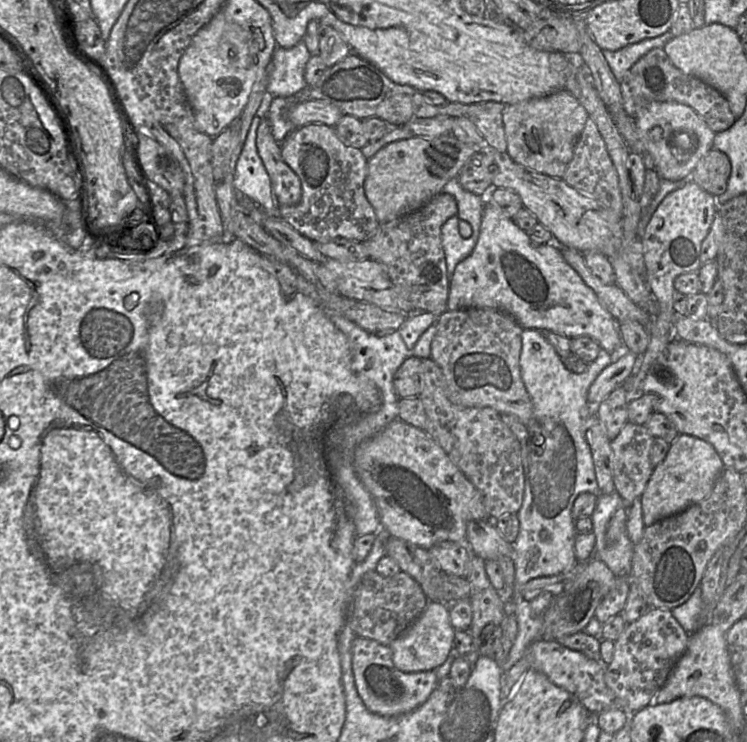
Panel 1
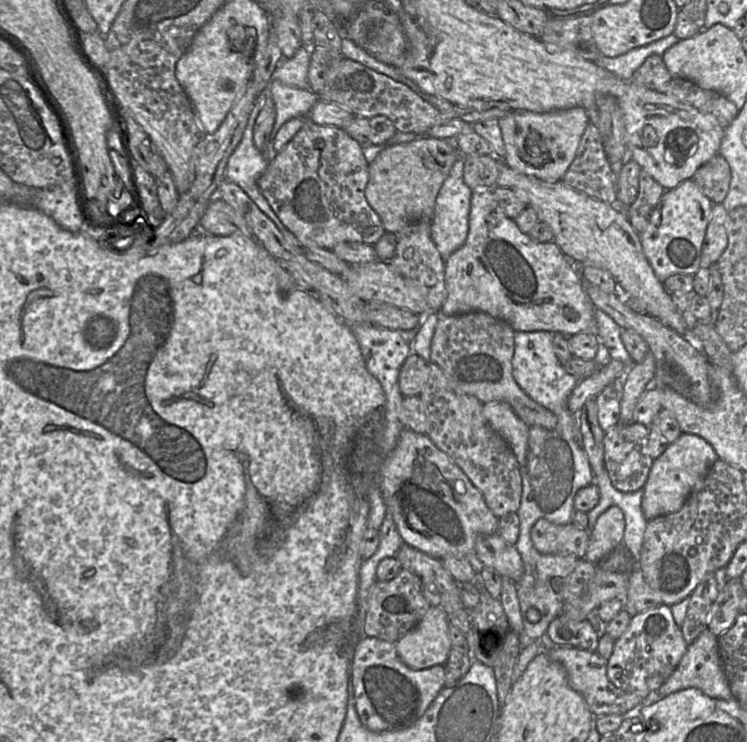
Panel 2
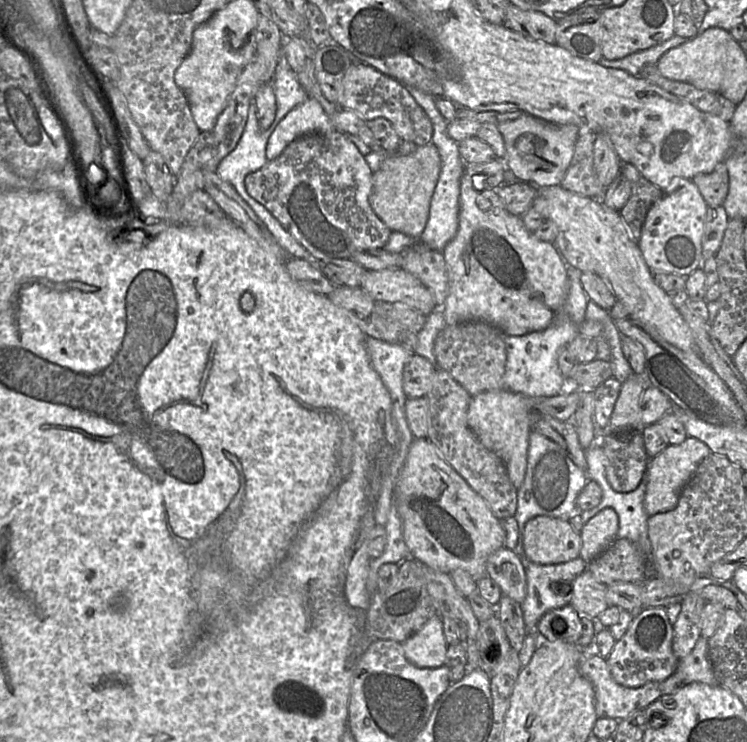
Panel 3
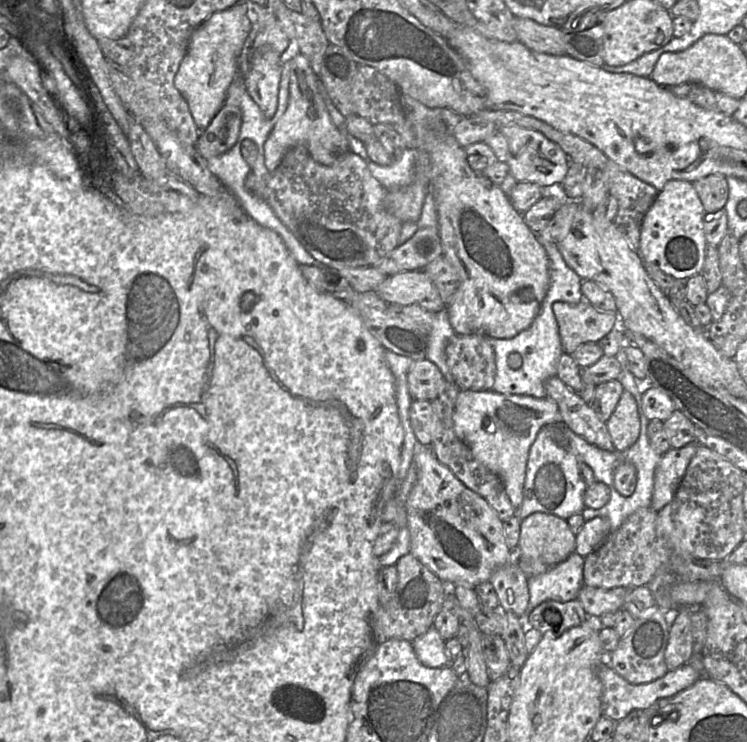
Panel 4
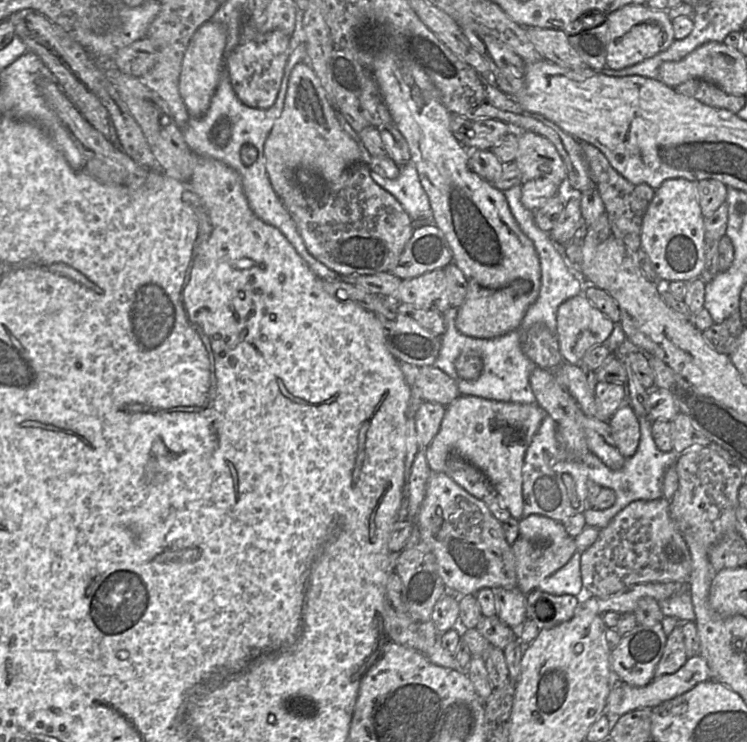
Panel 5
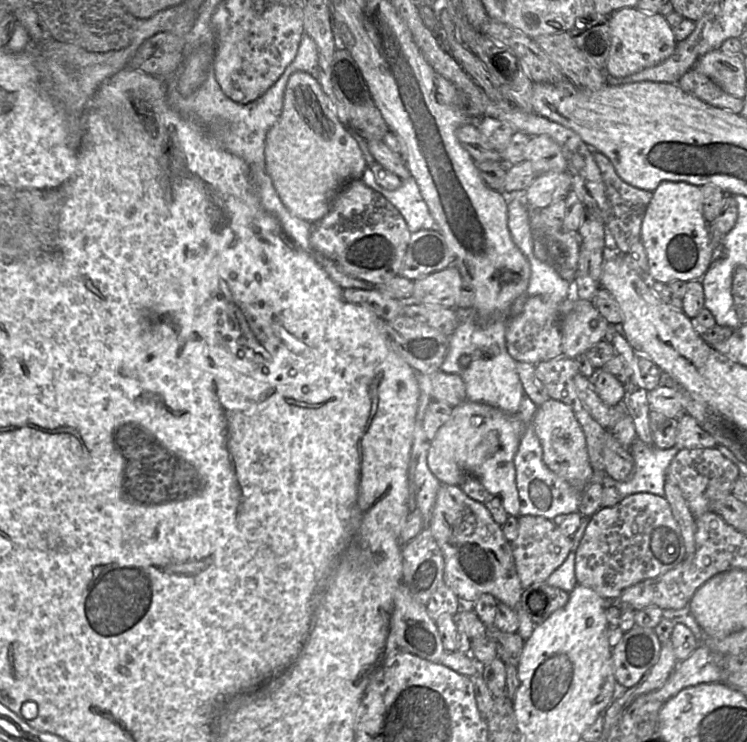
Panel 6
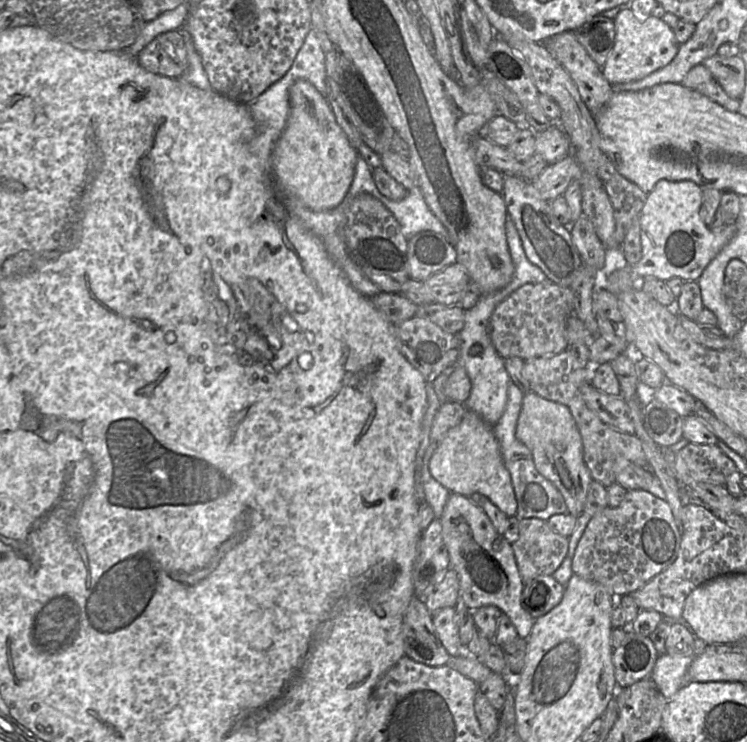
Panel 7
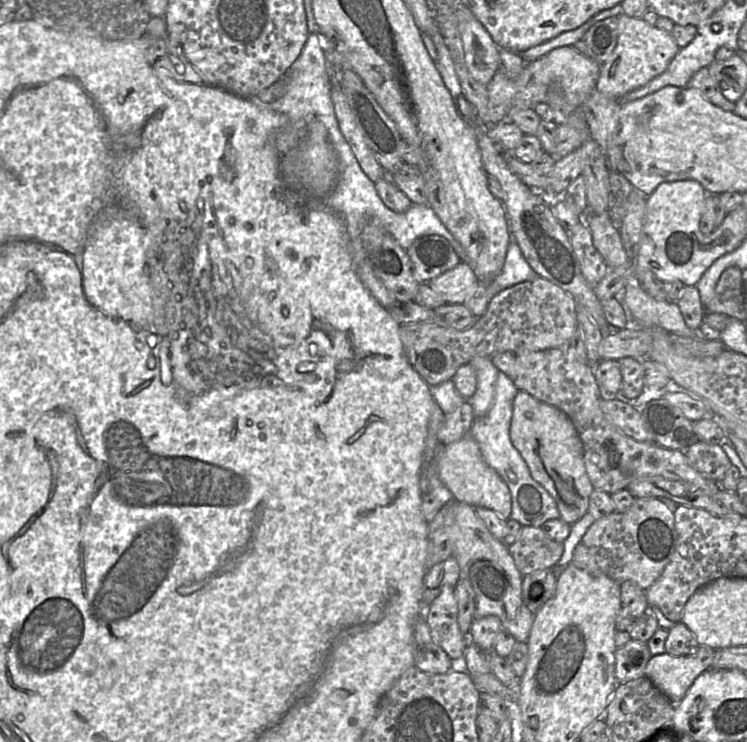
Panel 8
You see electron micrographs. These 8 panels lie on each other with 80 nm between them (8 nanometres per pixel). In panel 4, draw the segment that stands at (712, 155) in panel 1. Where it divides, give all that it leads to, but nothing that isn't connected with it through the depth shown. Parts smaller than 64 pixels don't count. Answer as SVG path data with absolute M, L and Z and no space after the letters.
M711 174L693 182L706 213L714 213L725 207L729 186L722 174Z

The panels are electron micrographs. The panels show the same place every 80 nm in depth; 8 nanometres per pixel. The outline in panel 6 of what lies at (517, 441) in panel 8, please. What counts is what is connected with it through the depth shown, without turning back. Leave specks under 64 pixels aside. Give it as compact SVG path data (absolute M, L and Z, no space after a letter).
M550 398L536 409L529 425L540 440L545 464L572 487L582 492L592 480L593 469L584 432L571 408L559 400Z

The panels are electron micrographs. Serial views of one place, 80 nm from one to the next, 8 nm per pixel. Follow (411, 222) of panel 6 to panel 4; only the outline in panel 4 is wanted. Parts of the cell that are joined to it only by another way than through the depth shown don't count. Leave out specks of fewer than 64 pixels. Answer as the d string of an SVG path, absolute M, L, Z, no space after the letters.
M407 148L388 166L381 166L370 160L366 161L373 177L387 190L394 190L405 187L413 181L417 152L416 148Z

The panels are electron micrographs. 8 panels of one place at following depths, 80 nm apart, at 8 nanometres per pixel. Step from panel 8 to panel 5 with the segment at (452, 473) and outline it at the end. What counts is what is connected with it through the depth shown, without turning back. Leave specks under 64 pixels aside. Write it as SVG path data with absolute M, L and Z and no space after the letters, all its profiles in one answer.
M460 395L446 406L440 430L426 448L427 463L433 472L446 472L447 460L456 455L482 471L489 479L512 517L522 518L522 467L532 439L547 416L537 403L519 404Z

